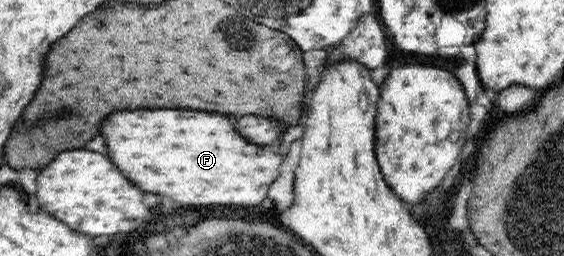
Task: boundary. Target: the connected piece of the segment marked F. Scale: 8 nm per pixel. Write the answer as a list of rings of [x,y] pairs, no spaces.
[[[138,109],[138,111],[124,111],[124,113],[114,113],[110,115],[104,123],[102,123],[102,135],[106,137],[106,145],[108,145],[108,151],[110,151],[110,159],[112,163],[134,183],[138,185],[142,191],[148,191],[148,193],[158,193],[158,195],[164,195],[164,197],[170,197],[174,199],[176,203],[180,205],[258,205],[266,199],[266,193],[268,193],[268,187],[270,183],[278,177],[278,169],[280,169],[280,163],[282,163],[282,155],[278,155],[276,151],[272,151],[270,147],[266,145],[256,145],[256,143],[250,143],[246,137],[242,137],[232,119],[228,115],[220,115],[220,113],[202,113],[202,111],[178,111],[178,109]]]

